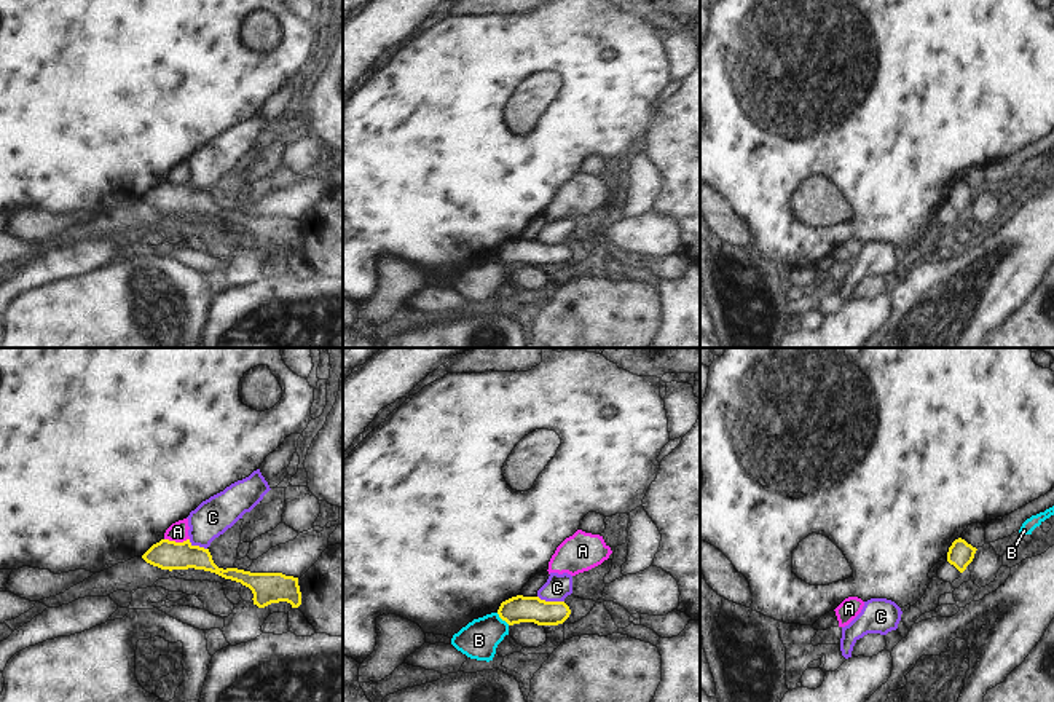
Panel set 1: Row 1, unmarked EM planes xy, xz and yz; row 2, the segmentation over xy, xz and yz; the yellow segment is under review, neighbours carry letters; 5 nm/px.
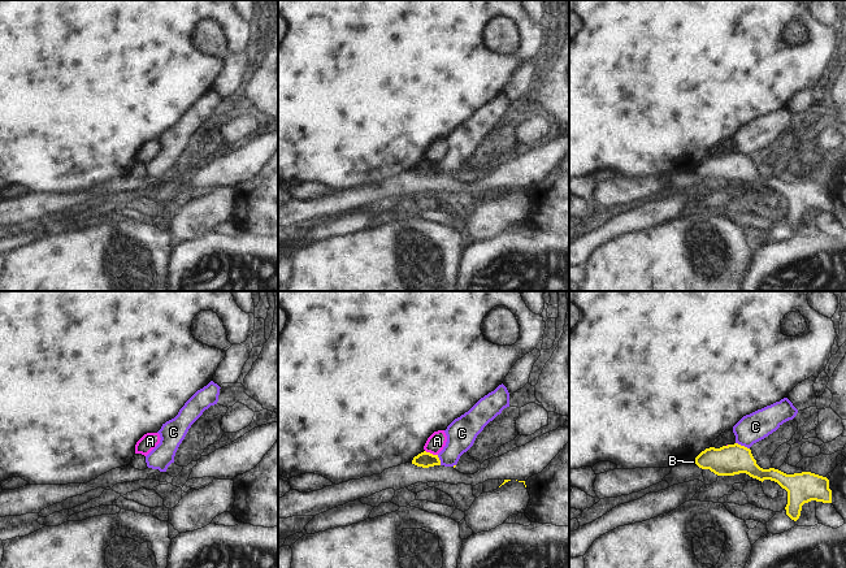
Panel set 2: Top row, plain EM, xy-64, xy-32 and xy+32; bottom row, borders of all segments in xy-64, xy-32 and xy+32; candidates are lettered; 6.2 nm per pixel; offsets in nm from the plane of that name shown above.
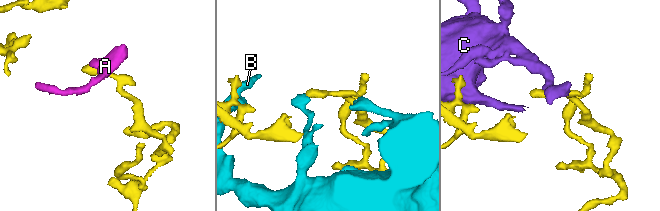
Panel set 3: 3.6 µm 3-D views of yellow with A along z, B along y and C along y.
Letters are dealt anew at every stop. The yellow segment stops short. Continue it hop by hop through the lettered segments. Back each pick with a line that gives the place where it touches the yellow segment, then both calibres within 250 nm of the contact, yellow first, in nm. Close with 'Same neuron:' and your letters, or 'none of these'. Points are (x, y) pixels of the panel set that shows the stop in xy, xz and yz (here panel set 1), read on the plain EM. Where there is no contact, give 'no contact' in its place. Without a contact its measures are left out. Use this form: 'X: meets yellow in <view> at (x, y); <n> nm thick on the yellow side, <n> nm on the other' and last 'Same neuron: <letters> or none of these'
Same neuron: none of these

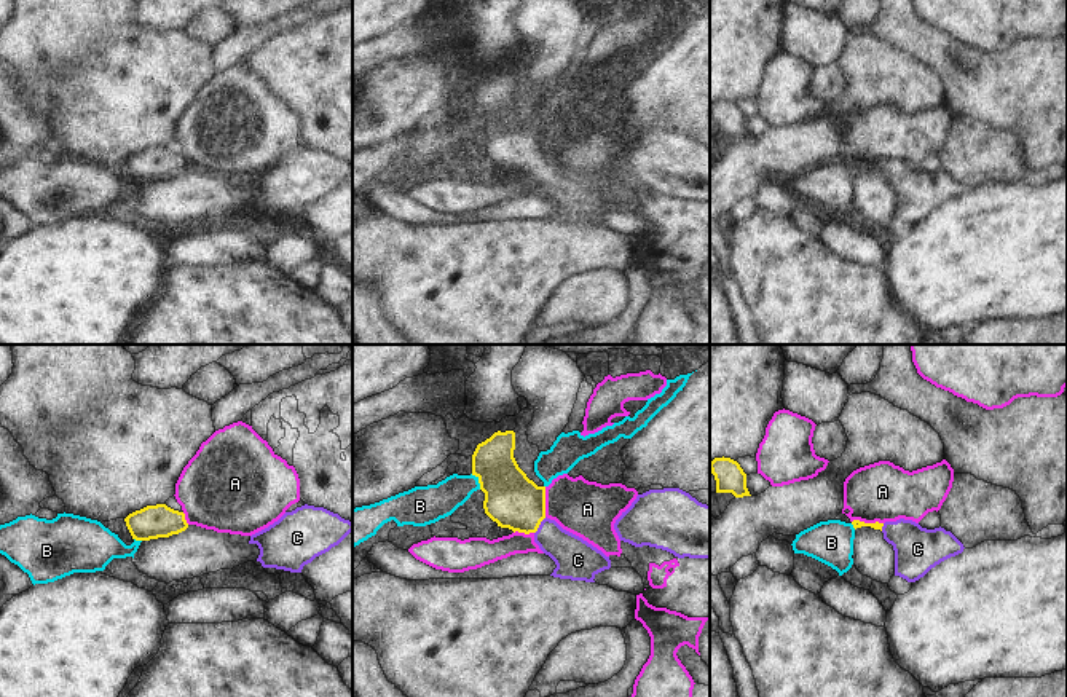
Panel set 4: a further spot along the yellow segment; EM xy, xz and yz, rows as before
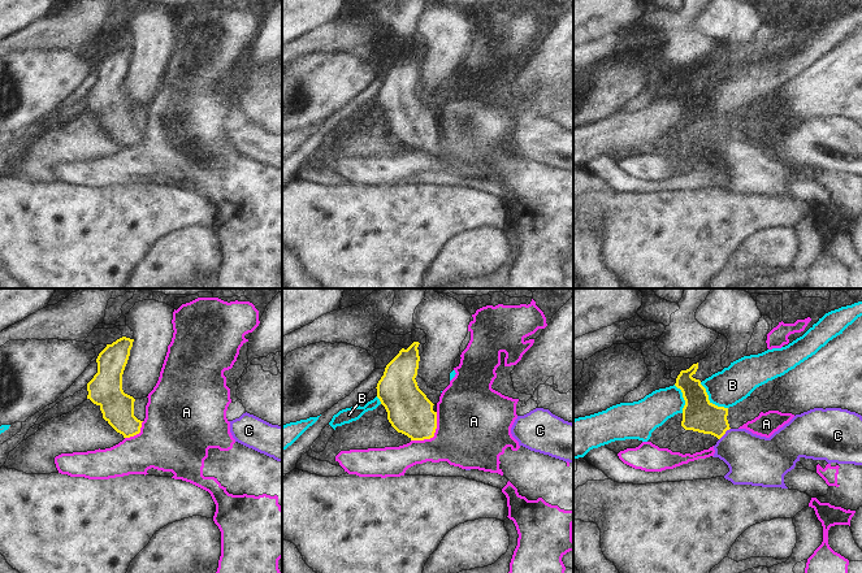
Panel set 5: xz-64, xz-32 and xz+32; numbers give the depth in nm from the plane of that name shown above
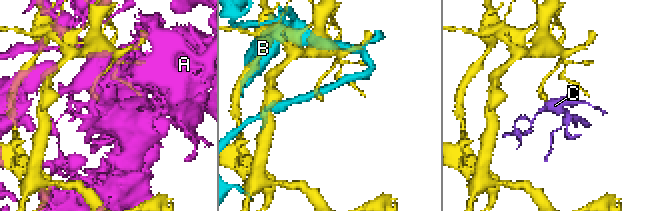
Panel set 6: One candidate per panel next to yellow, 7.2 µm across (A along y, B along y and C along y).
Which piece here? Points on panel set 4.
C: meets yellow in xz at (539, 166); 280 nm thick on the yellow side, 200 nm on the other
Same neuron: C

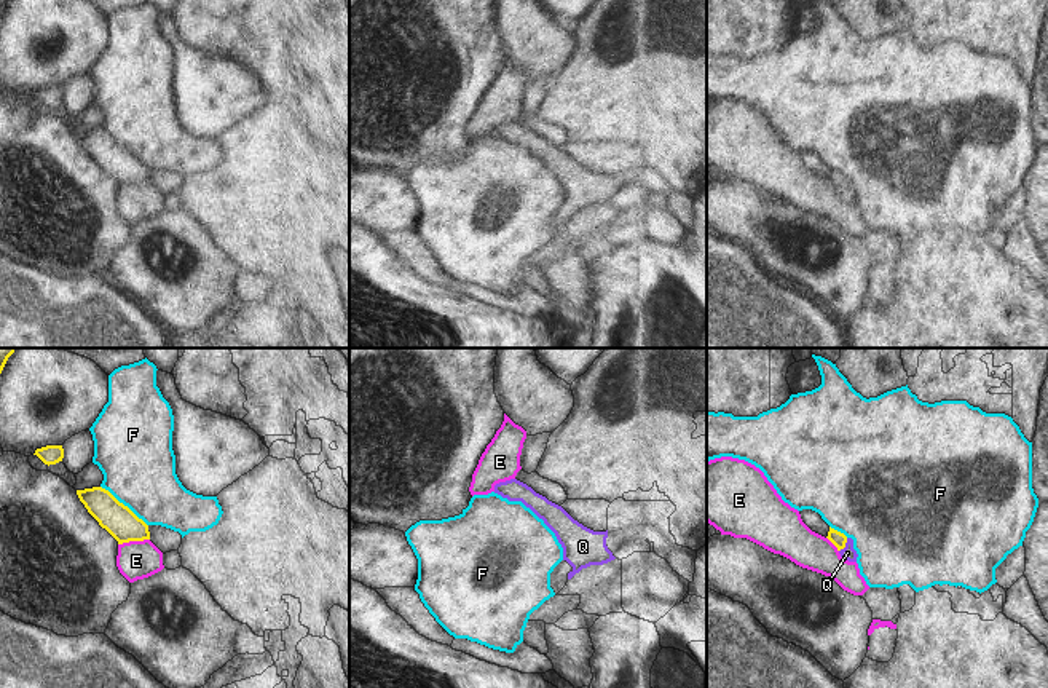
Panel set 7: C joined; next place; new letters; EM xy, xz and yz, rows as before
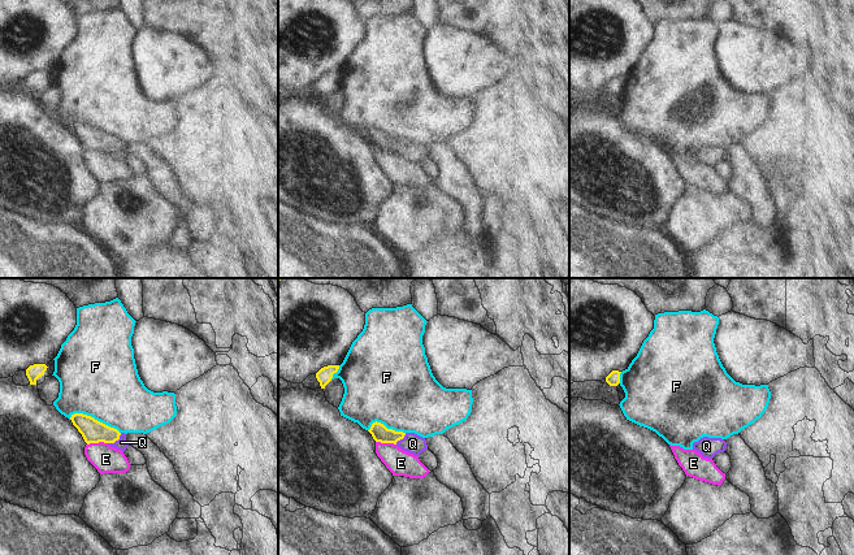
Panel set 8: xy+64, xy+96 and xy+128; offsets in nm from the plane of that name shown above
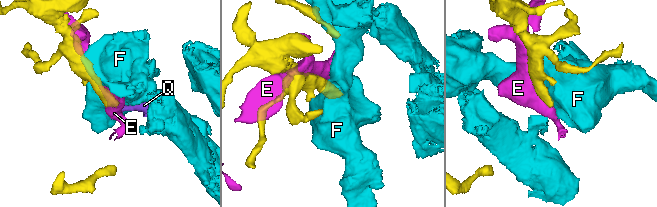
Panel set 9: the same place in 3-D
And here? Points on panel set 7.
Q: meets yellow in yz at (844, 187); 70 nm thick on the yellow side, 70 nm on the other
Same neuron: Q

